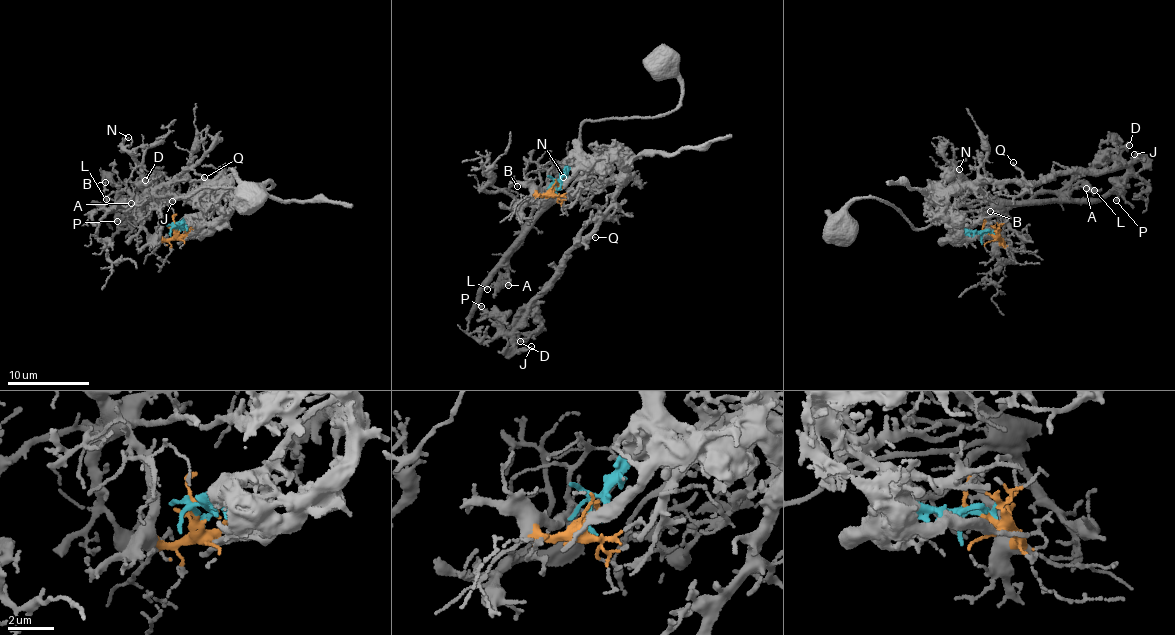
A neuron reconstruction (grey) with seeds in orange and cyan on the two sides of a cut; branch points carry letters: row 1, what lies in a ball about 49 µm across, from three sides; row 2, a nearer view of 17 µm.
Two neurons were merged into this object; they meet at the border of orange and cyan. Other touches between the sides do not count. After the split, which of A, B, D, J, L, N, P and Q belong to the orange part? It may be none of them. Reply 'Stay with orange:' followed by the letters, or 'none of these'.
Stay with orange: A, B, L, N

